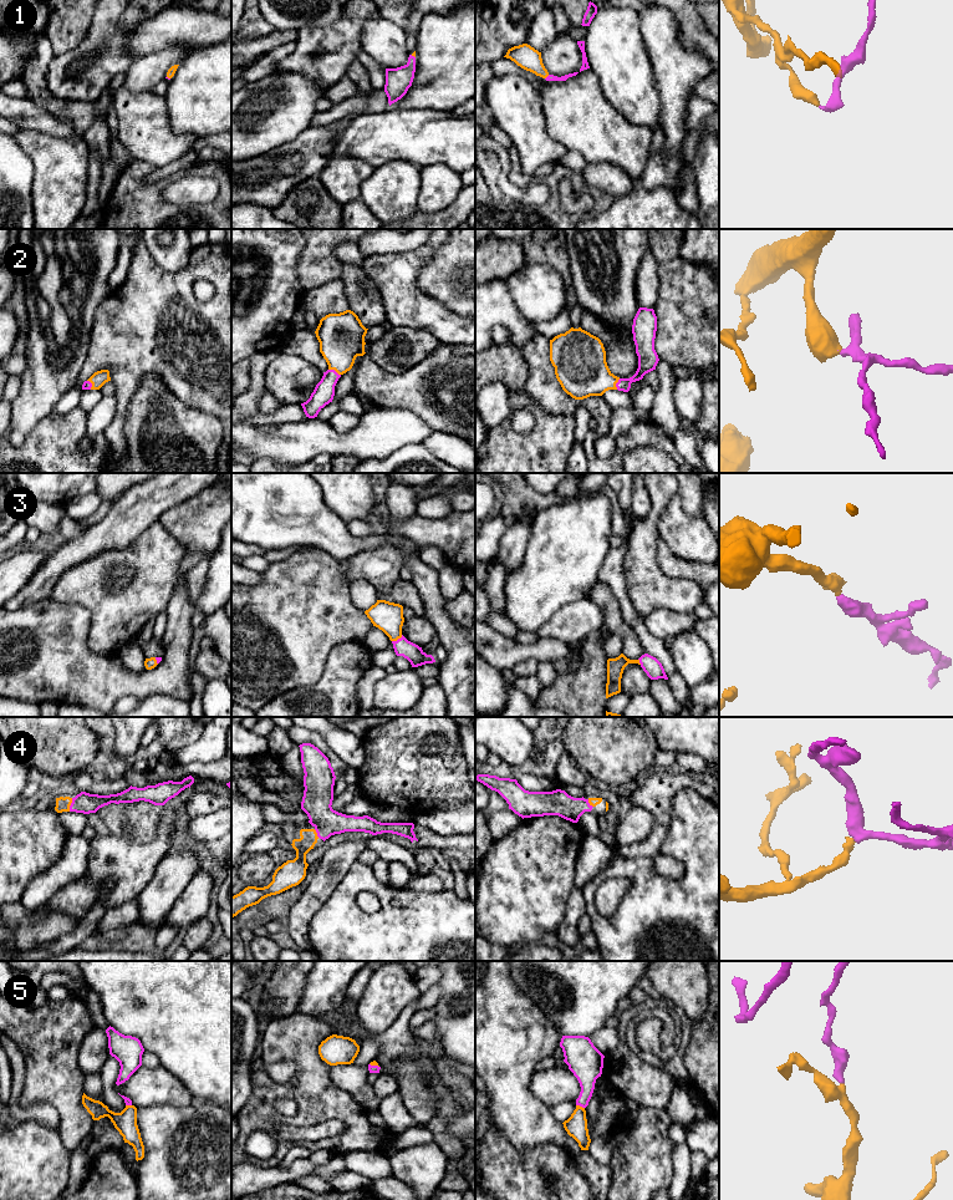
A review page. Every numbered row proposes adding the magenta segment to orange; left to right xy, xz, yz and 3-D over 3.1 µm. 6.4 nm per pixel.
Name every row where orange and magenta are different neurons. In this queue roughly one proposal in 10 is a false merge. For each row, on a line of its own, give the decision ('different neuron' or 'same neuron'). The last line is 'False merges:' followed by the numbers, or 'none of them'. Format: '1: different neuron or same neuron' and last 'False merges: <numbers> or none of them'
1: same neuron
2: same neuron
3: same neuron
4: same neuron
5: same neuron
False merges: none of them

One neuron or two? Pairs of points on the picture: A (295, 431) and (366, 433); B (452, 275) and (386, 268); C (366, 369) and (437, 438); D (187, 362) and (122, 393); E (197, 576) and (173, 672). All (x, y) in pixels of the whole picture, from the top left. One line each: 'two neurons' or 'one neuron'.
A: one neuron
B: two neurons
C: two neurons
D: one neuron
E: two neurons

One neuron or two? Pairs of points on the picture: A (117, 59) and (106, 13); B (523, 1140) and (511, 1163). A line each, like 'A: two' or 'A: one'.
A: one
B: two

